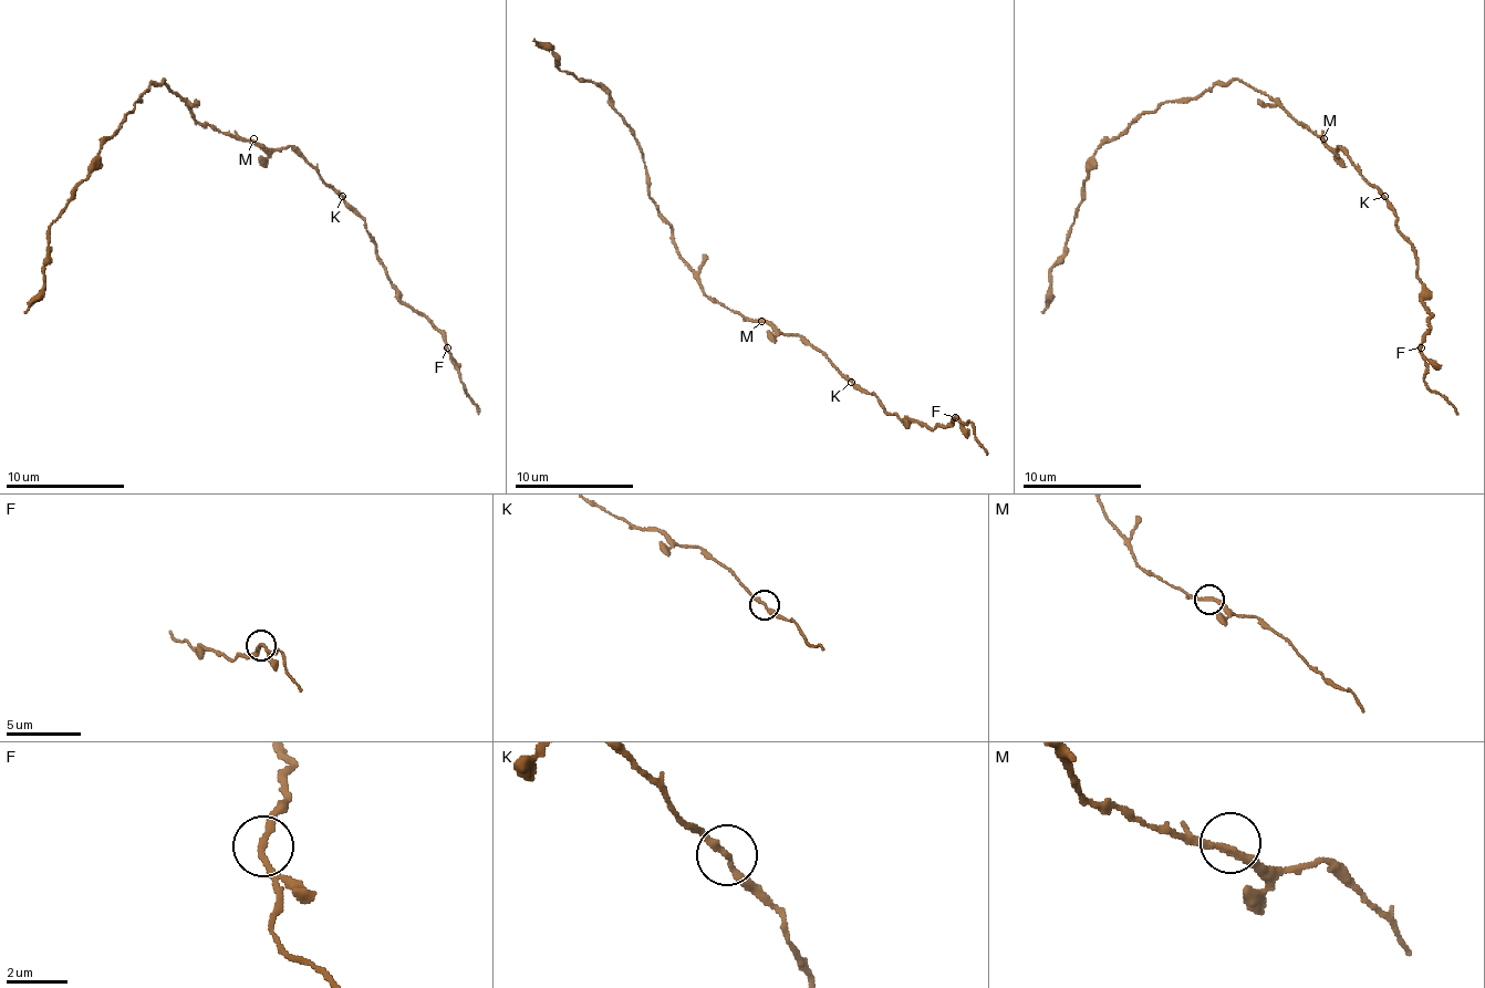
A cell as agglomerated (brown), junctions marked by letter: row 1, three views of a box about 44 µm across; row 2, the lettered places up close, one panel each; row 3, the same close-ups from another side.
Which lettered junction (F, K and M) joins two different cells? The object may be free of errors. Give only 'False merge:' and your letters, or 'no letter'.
False merge: no letter

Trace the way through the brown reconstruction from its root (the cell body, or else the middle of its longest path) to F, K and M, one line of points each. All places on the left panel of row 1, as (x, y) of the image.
F: (206, 127), (268, 147), (292, 147), (364, 222), (376, 247), (376, 258), (396, 294), (429, 321), (447, 347)
K: (206, 127), (259, 142), (268, 147), (292, 147), (343, 196)
M: (206, 127), (232, 133), (238, 138), (253, 138)

